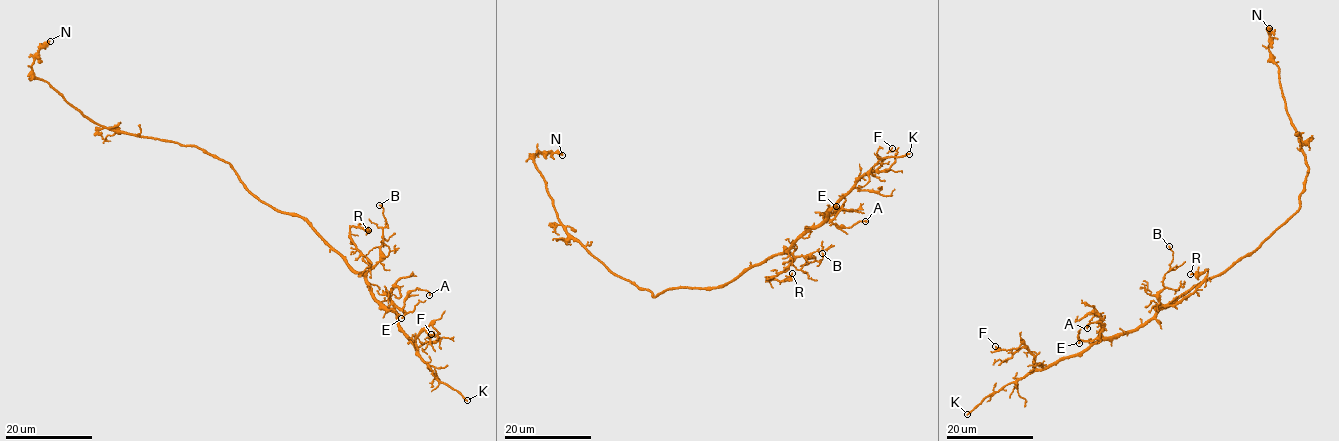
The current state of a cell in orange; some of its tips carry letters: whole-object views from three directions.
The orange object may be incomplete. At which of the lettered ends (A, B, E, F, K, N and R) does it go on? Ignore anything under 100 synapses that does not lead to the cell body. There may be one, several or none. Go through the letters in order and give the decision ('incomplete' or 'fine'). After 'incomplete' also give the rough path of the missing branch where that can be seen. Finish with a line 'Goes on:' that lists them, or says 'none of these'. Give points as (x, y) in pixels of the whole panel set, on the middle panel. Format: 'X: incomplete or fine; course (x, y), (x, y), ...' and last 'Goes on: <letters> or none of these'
A: fine
B: fine
E: fine
F: fine
K: incomplete
N: fine
R: fine
Goes on: K

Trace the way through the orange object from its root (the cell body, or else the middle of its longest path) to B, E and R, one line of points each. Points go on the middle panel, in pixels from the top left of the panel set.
B: (705, 287), (724, 286), (777, 254), (807, 254), (808, 258), (815, 256), (819, 261), (822, 253)
E: (705, 287), (724, 286), (751, 267), (786, 254), (801, 236), (830, 221), (840, 209), (836, 206)
R: (705, 287), (724, 286), (751, 267), (780, 254), (789, 253), (793, 261), (769, 280), (784, 282), (792, 273)

